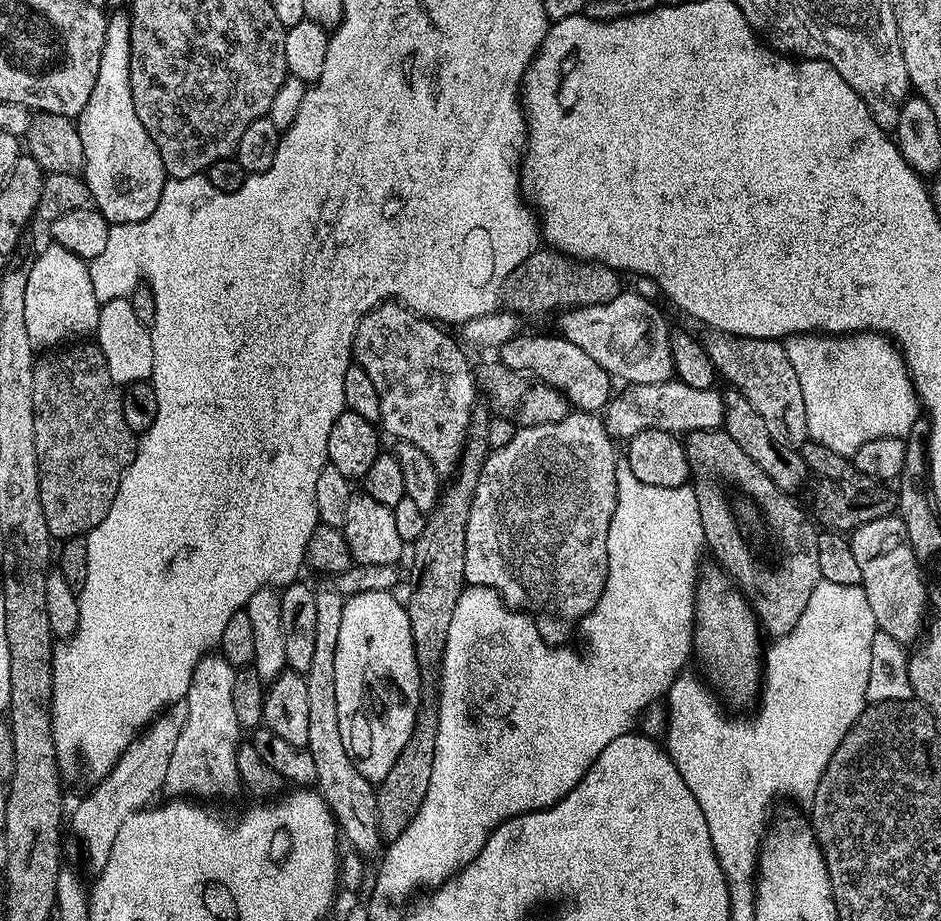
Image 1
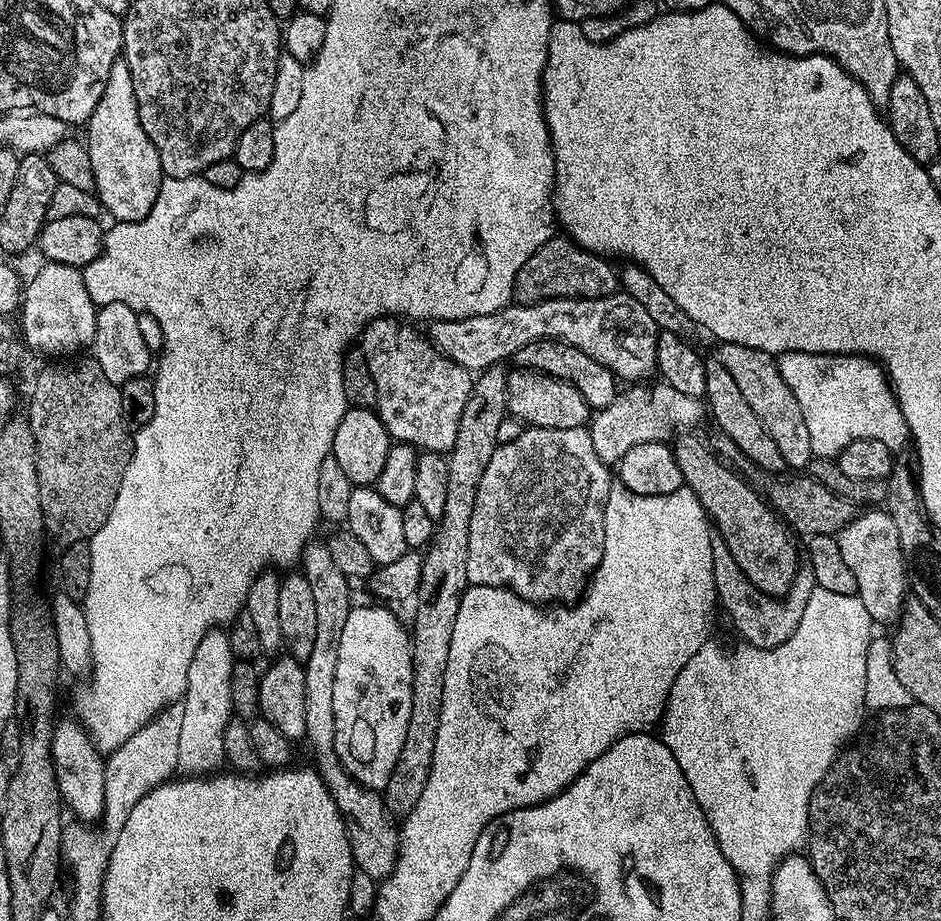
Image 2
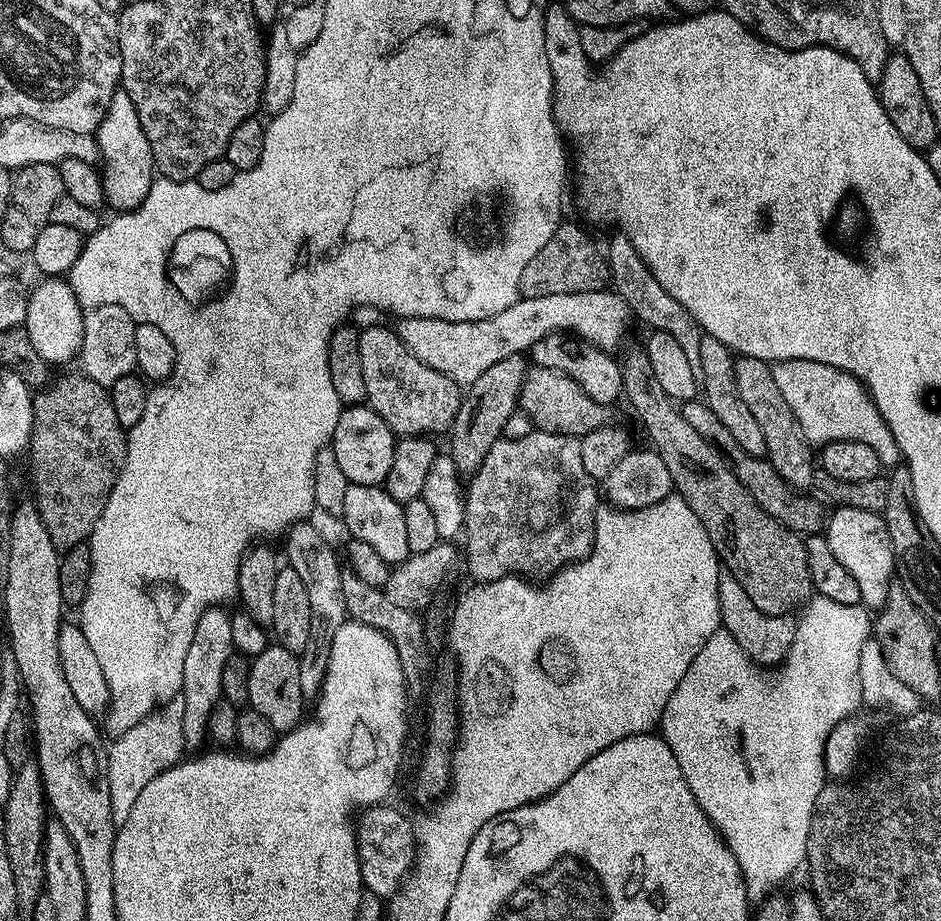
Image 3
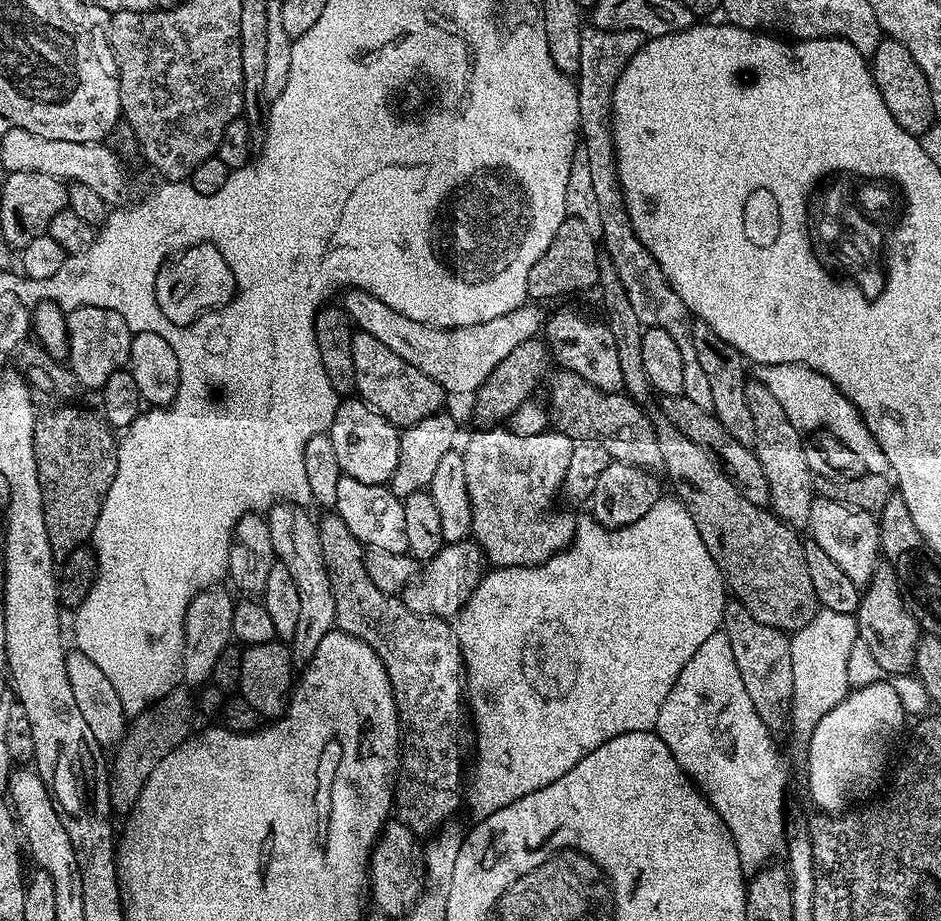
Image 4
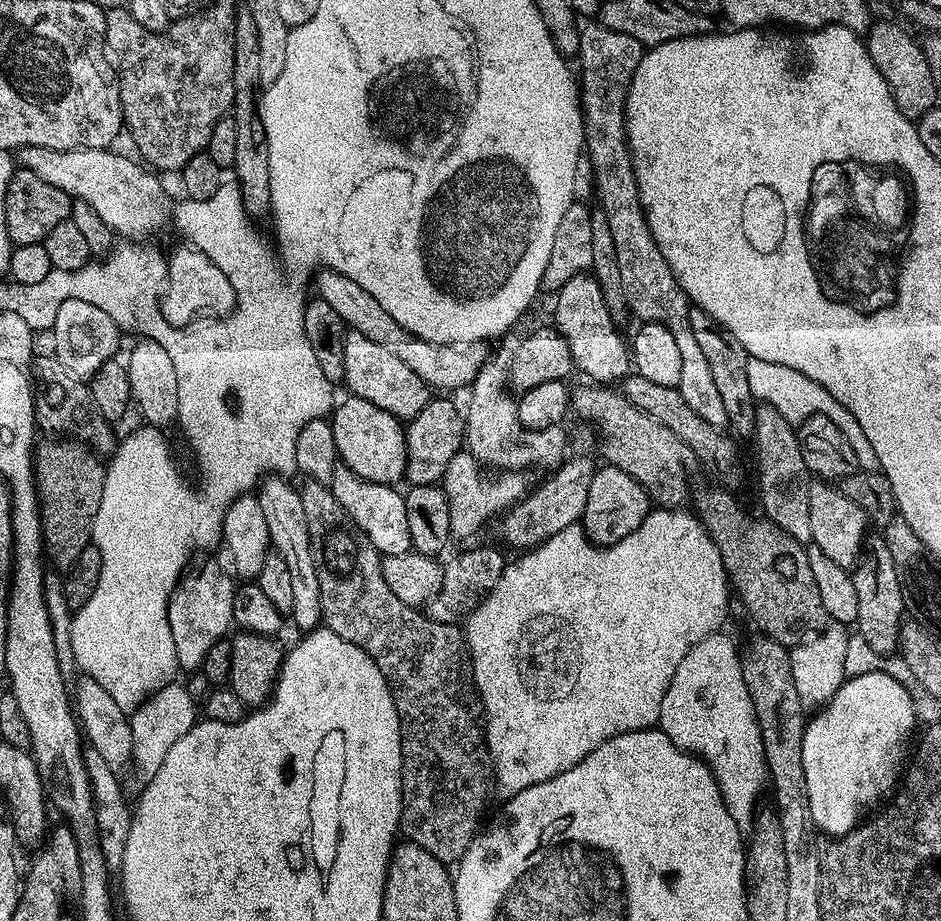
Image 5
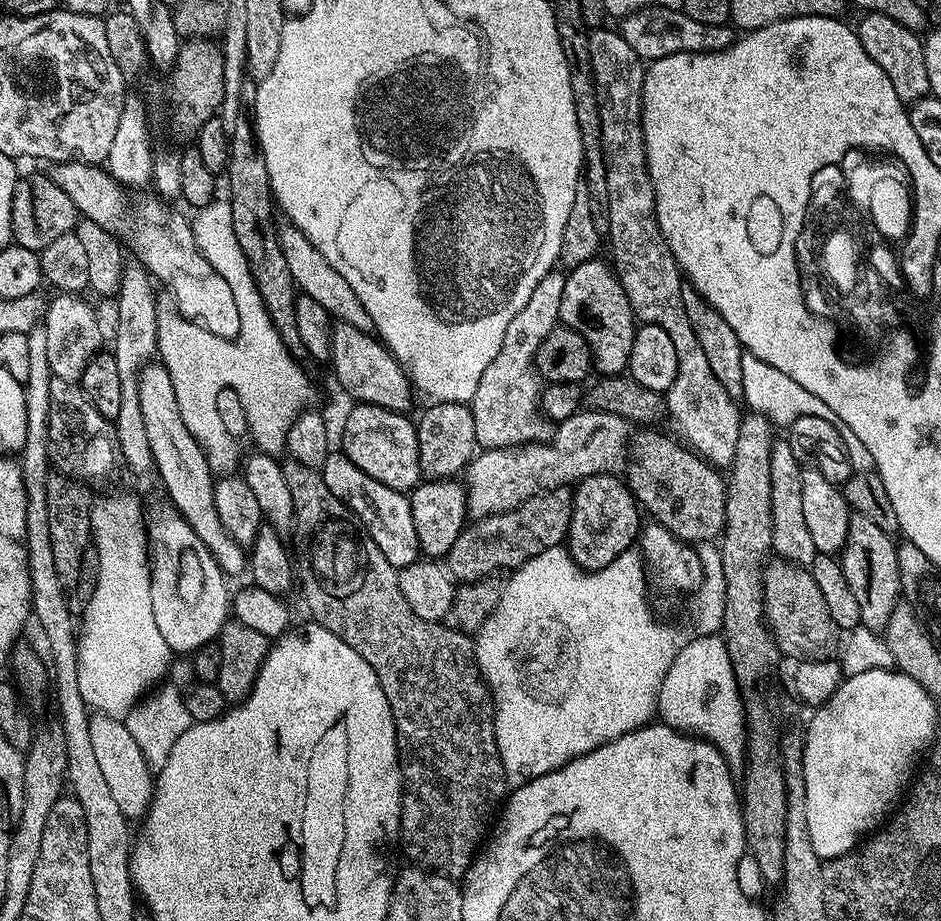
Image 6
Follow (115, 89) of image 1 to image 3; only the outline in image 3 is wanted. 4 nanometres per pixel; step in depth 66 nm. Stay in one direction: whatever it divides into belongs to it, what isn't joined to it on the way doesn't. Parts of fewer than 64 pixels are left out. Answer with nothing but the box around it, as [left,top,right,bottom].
[94,90,157,212]

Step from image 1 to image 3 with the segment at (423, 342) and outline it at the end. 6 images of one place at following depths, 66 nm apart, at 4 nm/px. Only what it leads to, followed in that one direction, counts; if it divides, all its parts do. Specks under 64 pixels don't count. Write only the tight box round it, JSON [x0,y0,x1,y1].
[358,327,461,437]

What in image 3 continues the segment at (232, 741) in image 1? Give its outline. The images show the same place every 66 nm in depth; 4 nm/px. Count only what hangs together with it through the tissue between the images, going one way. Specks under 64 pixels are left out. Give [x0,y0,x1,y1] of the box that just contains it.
[182,607,234,750]

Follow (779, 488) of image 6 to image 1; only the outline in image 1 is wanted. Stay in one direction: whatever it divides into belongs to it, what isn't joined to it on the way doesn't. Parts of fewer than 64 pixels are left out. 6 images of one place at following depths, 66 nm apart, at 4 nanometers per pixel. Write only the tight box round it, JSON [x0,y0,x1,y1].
[702,330,809,448]

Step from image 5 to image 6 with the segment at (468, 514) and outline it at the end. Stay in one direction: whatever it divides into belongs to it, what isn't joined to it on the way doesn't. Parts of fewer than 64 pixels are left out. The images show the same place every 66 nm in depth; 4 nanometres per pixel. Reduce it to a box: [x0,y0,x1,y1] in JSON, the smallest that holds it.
[462,410,630,521]

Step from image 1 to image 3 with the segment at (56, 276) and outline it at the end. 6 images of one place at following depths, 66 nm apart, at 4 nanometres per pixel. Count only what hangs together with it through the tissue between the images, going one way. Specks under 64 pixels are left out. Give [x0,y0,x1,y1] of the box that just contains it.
[22,278,85,366]

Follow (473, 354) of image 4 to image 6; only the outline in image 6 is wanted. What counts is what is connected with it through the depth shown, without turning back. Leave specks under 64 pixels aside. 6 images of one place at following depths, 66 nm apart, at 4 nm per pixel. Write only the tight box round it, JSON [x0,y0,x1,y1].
[278,222,372,332]

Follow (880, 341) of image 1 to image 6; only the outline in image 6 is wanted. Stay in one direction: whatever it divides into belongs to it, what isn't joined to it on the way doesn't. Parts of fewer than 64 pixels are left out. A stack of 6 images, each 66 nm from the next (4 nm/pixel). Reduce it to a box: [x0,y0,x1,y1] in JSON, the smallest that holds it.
[742,355,874,471]

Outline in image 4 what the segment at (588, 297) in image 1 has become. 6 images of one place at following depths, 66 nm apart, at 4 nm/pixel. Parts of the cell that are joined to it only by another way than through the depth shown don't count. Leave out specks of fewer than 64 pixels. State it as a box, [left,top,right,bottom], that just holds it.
[528,214,599,301]

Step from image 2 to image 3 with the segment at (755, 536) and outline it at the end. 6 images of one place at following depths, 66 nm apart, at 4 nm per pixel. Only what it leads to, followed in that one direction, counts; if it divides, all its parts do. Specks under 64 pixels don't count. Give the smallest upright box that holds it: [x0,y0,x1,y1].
[620,346,814,616]

